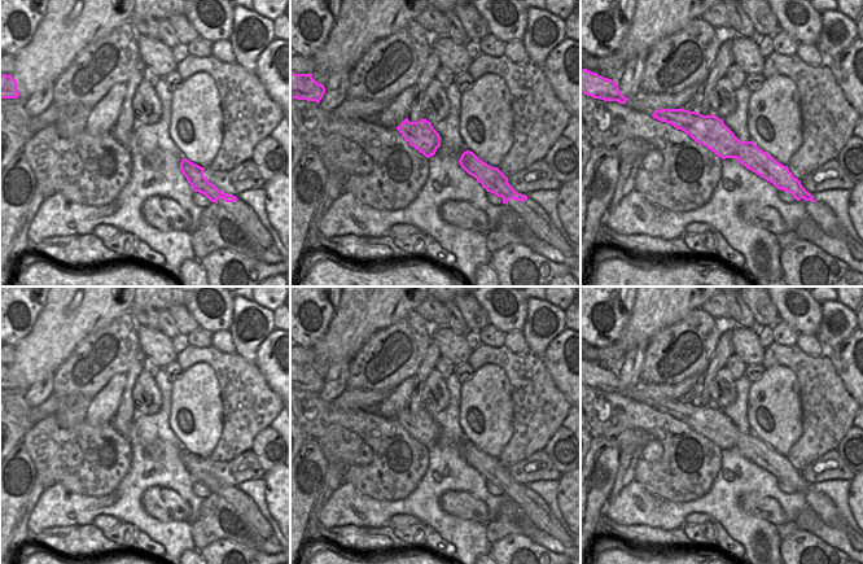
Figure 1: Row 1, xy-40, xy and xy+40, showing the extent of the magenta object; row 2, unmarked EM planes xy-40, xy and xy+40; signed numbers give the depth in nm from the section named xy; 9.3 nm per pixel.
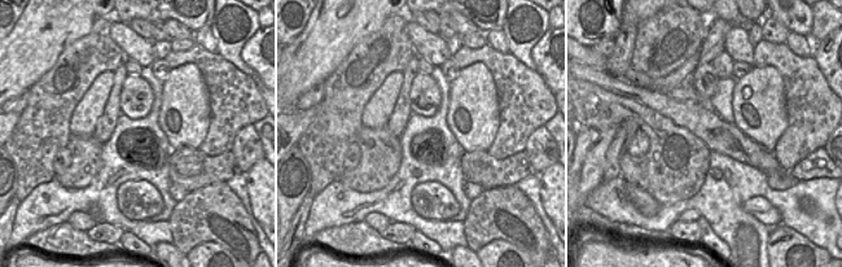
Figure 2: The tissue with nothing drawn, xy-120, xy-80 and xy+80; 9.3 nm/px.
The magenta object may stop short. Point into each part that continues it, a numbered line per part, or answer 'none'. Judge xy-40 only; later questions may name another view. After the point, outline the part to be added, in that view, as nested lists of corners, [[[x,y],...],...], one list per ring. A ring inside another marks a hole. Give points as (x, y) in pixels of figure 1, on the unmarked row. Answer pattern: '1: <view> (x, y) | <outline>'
1: xy-40 (245, 505) | [[[238,488],[235,493],[225,493],[223,489],[218,489],[218,494],[233,504],[238,512],[245,516],[249,525],[259,530],[270,543],[275,546],[279,545],[270,523],[260,513],[253,498],[241,491]]]

